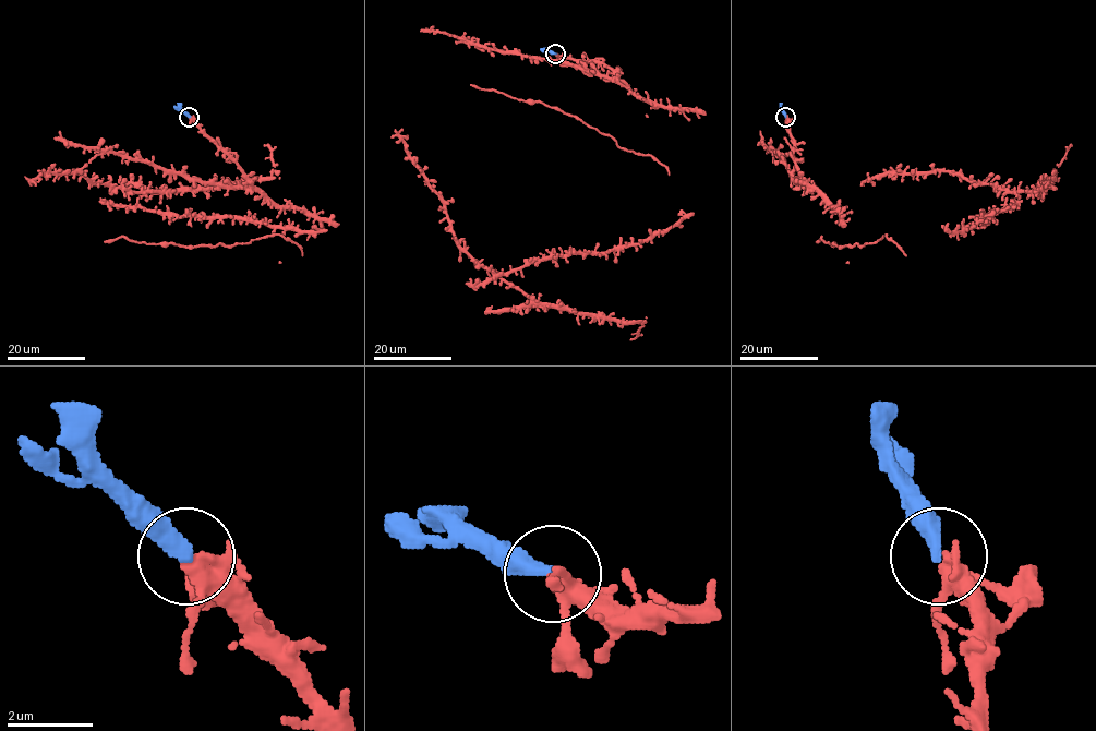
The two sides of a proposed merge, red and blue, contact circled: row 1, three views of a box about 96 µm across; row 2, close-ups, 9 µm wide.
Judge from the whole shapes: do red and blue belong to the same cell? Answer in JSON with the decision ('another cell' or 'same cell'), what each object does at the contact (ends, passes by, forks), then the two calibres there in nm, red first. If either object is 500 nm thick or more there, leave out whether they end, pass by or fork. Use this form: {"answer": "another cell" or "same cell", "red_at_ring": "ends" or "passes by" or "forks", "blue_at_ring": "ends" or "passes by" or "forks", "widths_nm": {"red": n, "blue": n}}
{"answer": "same cell", "red_at_ring": "forks", "blue_at_ring": "ends", "widths_nm": {"red": 280, "blue": 360}}

